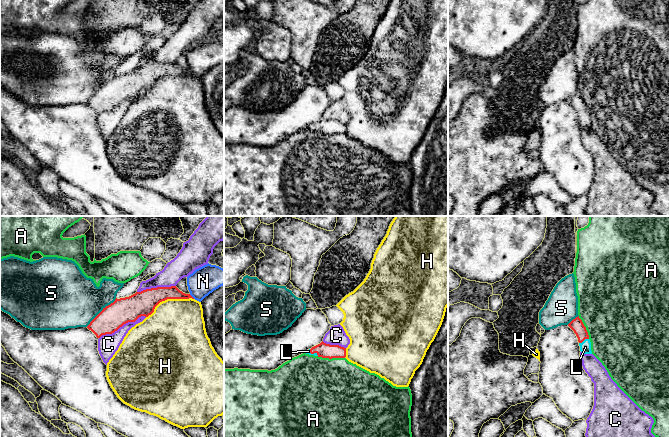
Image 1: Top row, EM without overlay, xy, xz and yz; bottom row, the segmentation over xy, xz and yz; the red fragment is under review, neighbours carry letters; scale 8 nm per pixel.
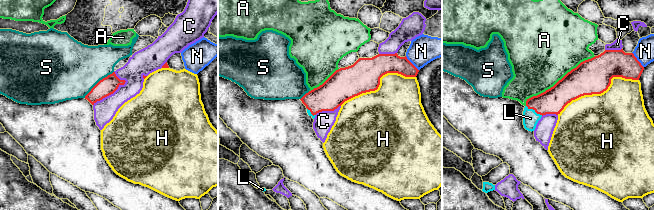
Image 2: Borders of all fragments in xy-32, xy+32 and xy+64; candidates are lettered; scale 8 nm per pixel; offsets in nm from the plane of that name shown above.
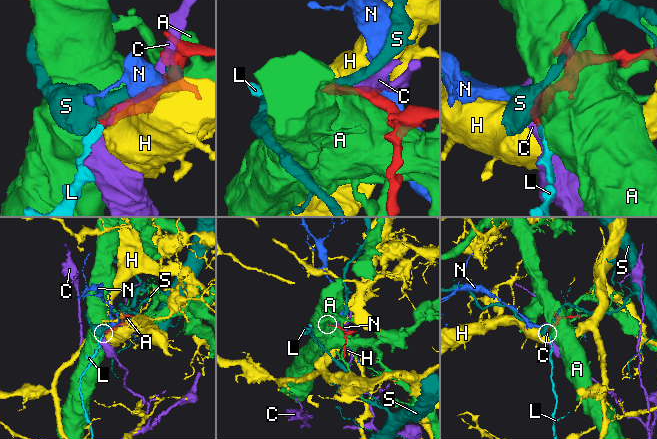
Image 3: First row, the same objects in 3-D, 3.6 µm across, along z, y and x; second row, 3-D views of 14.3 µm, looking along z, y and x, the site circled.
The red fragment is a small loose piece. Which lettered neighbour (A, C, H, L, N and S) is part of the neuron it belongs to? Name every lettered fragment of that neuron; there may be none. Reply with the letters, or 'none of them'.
L

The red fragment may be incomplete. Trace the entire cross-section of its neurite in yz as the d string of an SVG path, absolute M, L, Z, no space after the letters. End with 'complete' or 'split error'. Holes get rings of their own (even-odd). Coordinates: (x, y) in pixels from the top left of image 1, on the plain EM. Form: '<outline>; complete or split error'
M578 93L573 95L568 102L574 107L578 114L580 127L584 130L592 130L591 118L589 115L588 108L584 102L582 96Z; split error

